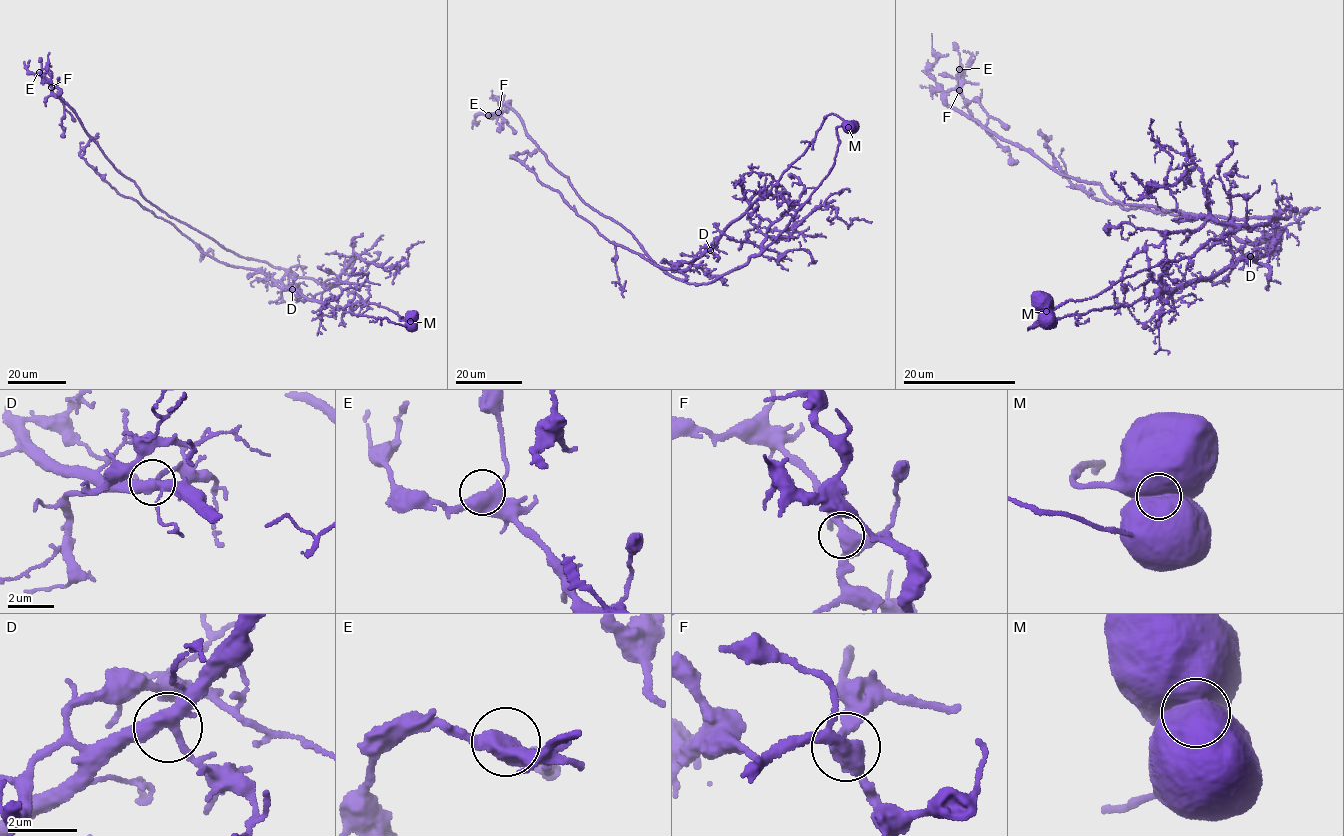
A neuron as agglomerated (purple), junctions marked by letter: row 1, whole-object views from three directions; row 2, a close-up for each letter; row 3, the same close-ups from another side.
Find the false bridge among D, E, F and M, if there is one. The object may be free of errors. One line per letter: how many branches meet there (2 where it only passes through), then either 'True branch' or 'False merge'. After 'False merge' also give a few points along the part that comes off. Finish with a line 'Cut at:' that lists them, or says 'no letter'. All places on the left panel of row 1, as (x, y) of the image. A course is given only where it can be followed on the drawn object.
D: Branches: 3. True branch
E: Branches: 3. True branch
F: Branches: 3. True branch
M: Branches: 1. False merge. Course of the part to remove: (410, 321), (406, 326), (334, 308), (203, 252), (169, 222), (121, 195), (83, 157), (98, 133)
Cut at: M

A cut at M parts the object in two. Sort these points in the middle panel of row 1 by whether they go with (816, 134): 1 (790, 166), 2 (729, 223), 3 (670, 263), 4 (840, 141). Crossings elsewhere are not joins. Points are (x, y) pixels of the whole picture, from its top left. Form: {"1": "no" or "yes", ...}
{"1": "yes", "2": "yes", "3": "yes", "4": "no"}

